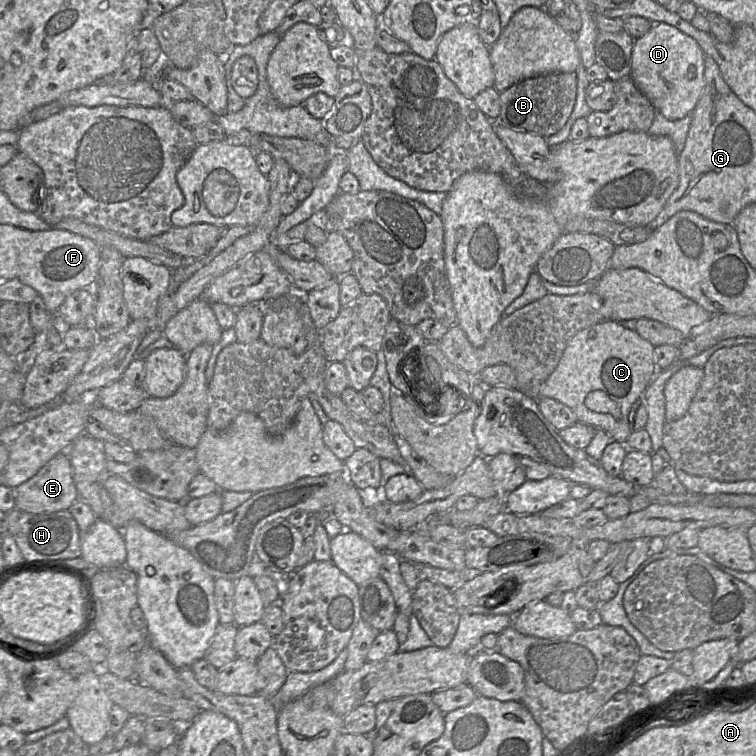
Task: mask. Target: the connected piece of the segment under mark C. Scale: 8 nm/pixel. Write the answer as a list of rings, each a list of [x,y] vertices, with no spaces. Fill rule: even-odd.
[[[603,320],[595,325],[577,332],[567,343],[555,370],[550,374],[539,390],[539,397],[555,399],[569,407],[579,422],[602,429],[614,441],[625,444],[632,430],[629,427],[628,414],[632,405],[644,395],[644,391],[652,382],[660,369],[654,361],[654,346],[643,339],[635,330],[623,327],[620,321]],[[601,390],[605,392],[619,407],[621,418],[616,419],[611,413],[600,413],[589,409],[585,399],[589,392]]]

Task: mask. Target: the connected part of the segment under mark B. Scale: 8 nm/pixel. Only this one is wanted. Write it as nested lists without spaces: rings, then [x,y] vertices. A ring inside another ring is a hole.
[[[575,71],[549,73],[521,80],[500,92],[499,121],[506,127],[548,137],[558,132],[570,117],[577,92]]]

